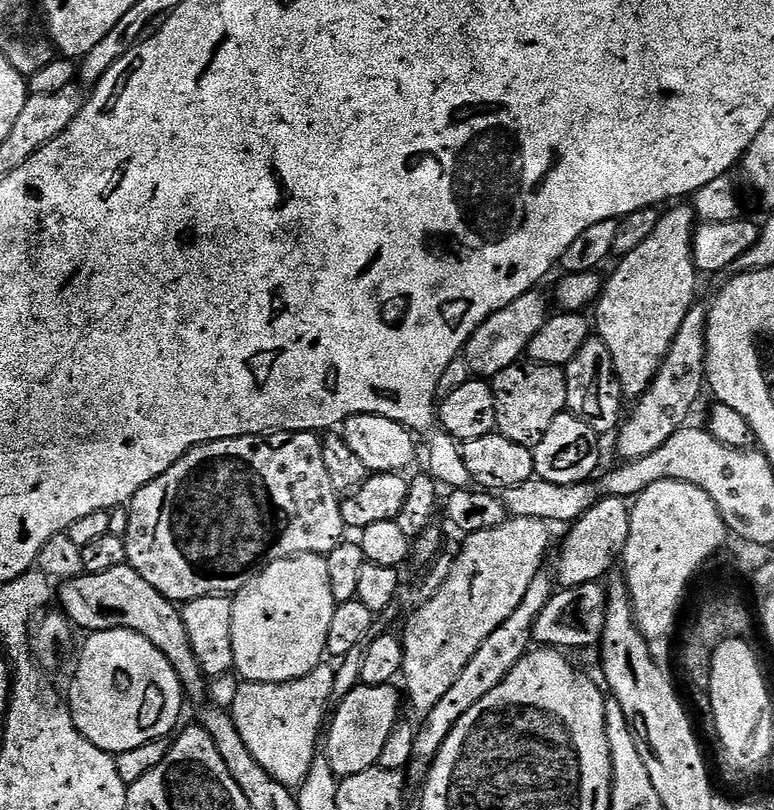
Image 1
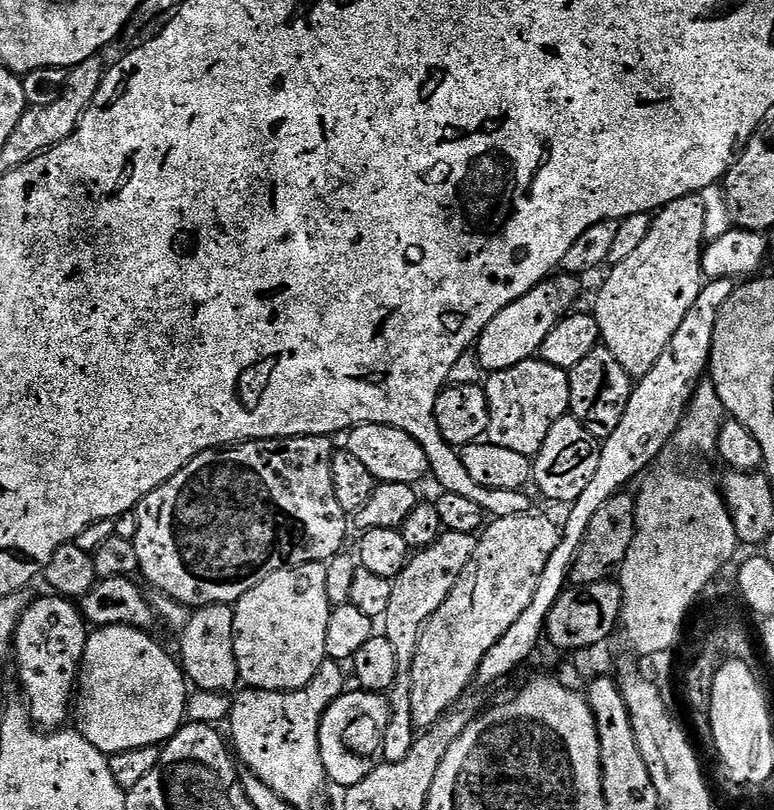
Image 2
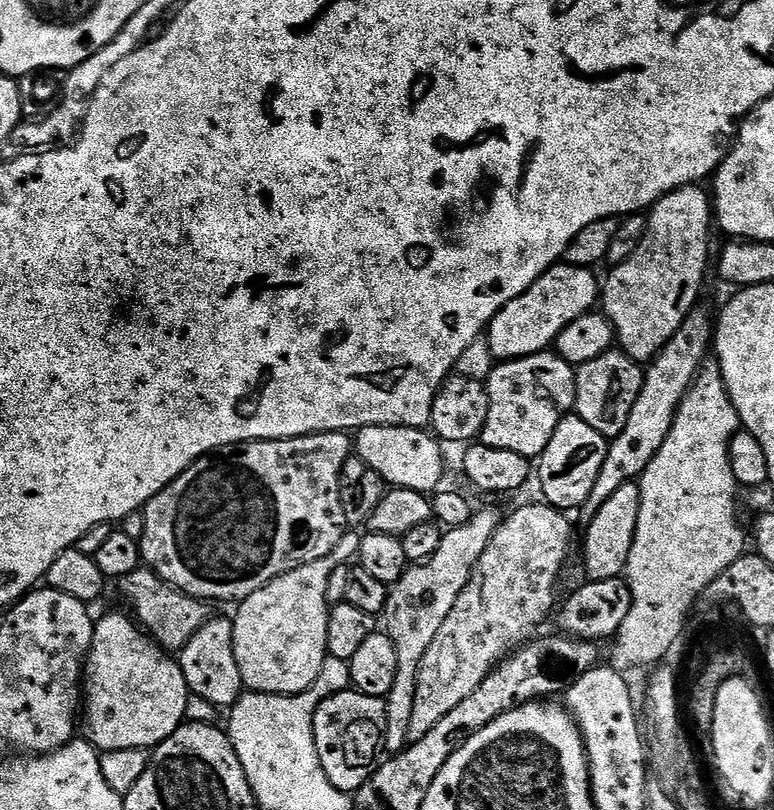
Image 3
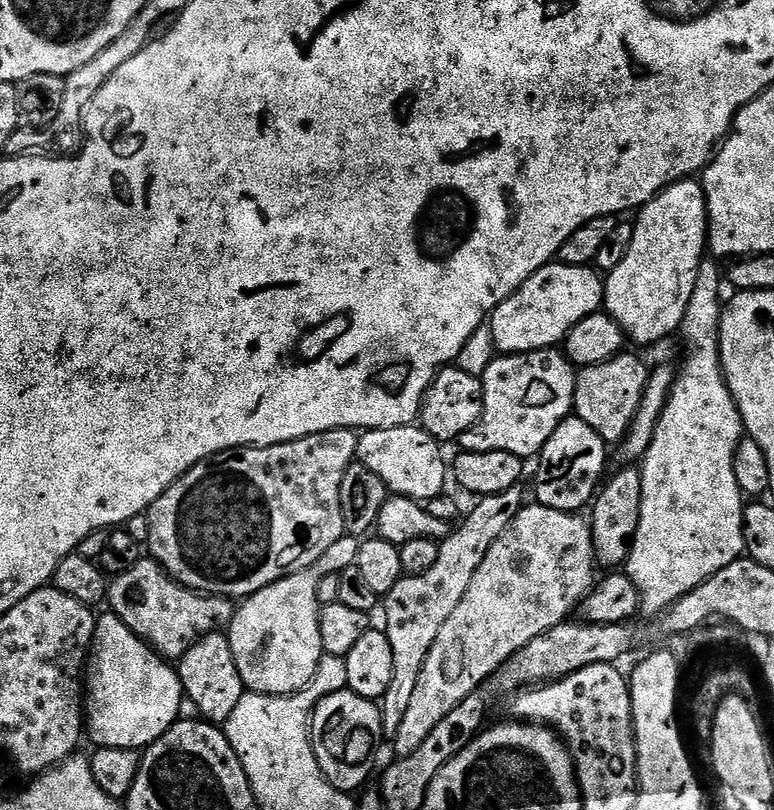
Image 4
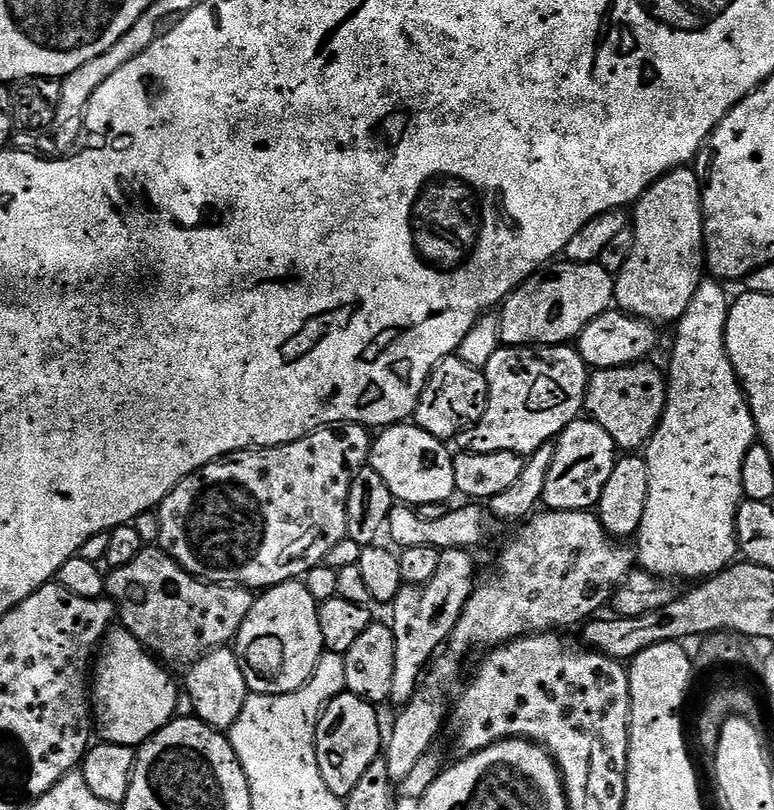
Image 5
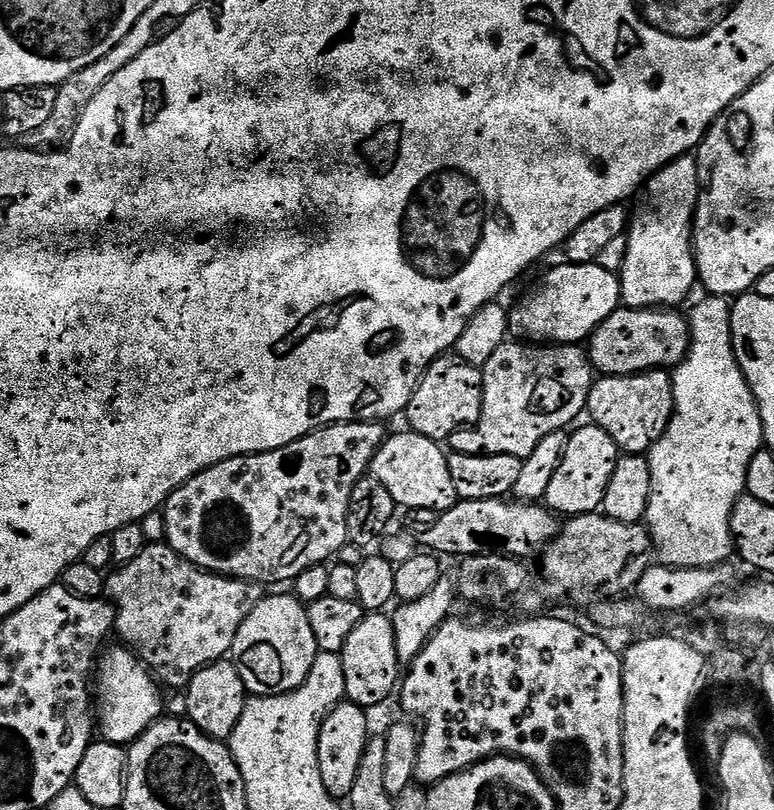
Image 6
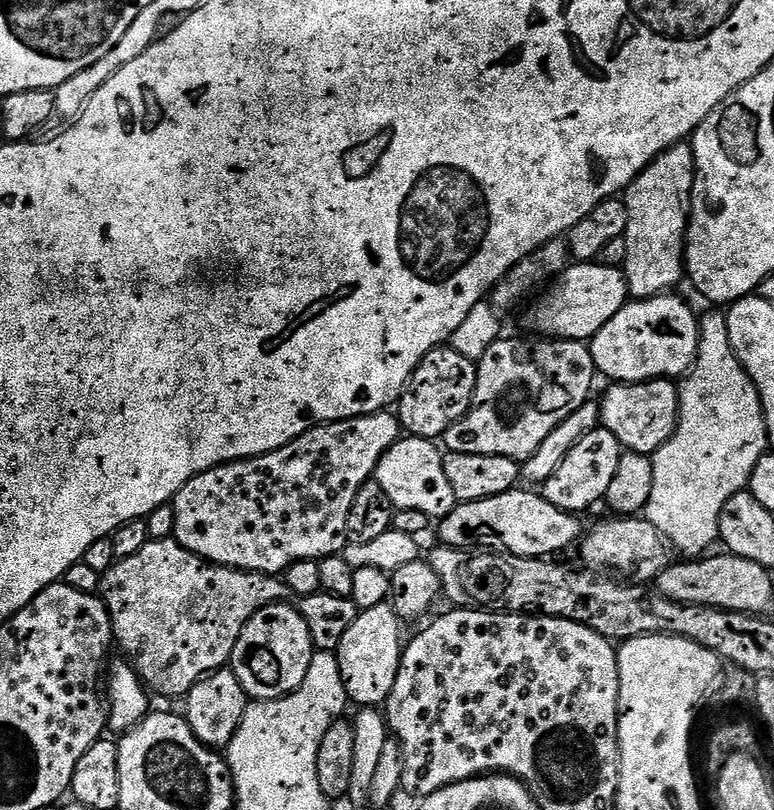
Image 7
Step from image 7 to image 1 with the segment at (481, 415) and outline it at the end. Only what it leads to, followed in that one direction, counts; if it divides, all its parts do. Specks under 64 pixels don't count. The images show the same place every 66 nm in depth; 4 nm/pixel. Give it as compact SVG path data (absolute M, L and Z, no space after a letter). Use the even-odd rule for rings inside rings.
M517 362L491 377L490 383L494 394L496 432L510 438L510 442L518 442L518 446L535 448L538 442L542 442L546 430L550 430L554 418L568 407L564 368Z

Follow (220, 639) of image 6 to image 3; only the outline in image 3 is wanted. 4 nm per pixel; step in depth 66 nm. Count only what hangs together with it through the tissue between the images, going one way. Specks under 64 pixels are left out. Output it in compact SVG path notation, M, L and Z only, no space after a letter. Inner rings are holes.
M147 566L134 570L134 574L126 574L126 578L119 580L118 588L124 595L125 602L132 607L131 615L135 623L155 640L159 647L172 654L179 653L180 649L186 646L186 642L190 642L192 635L210 618L209 605L205 601L195 600L185 592L170 587Z

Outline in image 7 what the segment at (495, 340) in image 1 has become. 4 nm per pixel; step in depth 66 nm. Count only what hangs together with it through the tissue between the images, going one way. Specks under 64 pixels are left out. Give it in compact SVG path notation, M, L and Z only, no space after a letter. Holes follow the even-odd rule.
M576 262L556 277L542 299L536 312L536 328L540 331L537 333L554 340L588 342L629 303L630 293L621 269L602 266L599 262Z

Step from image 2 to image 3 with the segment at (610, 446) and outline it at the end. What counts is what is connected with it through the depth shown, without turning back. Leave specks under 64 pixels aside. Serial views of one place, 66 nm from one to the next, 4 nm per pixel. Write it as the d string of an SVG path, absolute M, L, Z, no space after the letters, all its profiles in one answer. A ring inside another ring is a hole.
M695 308L682 322L682 326L663 347L659 355L655 357L645 371L642 390L638 399L630 410L626 426L621 434L611 439L609 443L606 461L602 464L598 478L594 482L593 490L586 498L586 502L578 509L577 523L587 528L594 520L595 514L624 484L639 479L646 466L653 460L654 454L661 449L662 442L666 440L670 426L676 417L677 406L689 390L697 373L703 367L704 361L709 355L714 338L714 320L702 308Z

